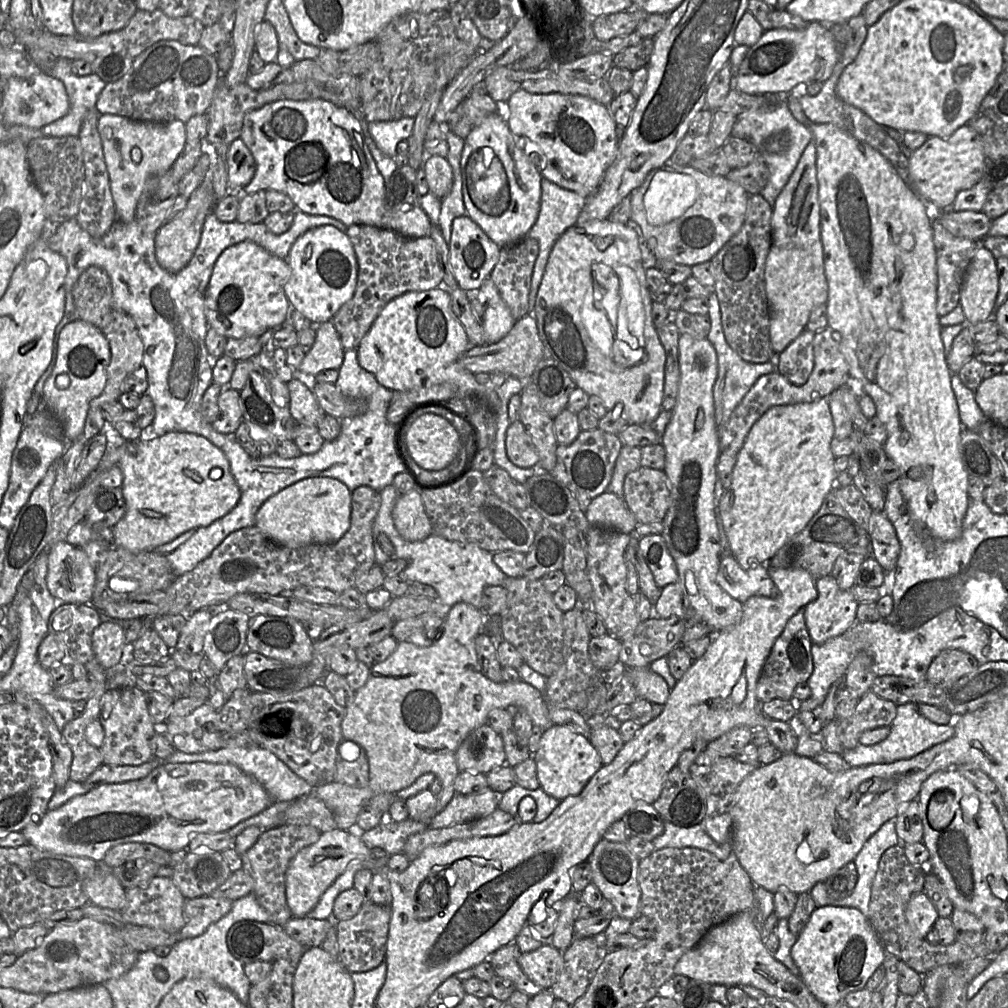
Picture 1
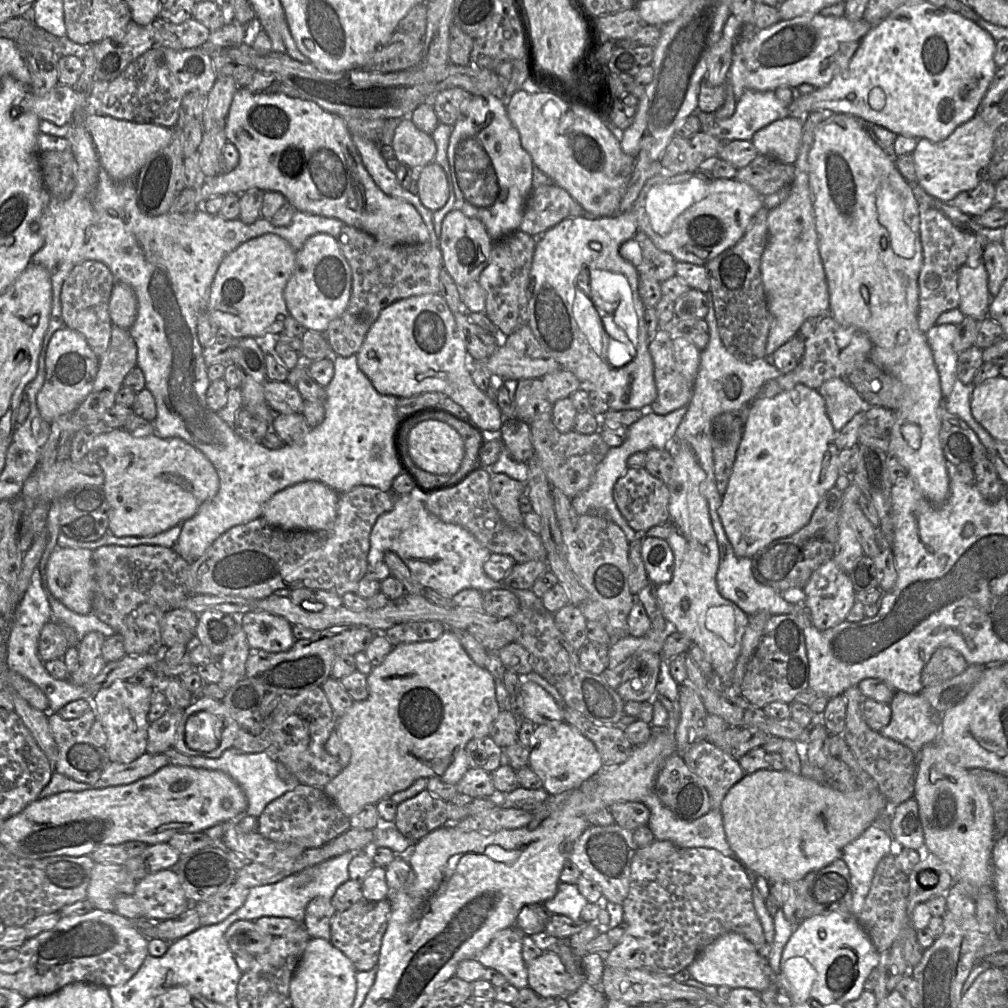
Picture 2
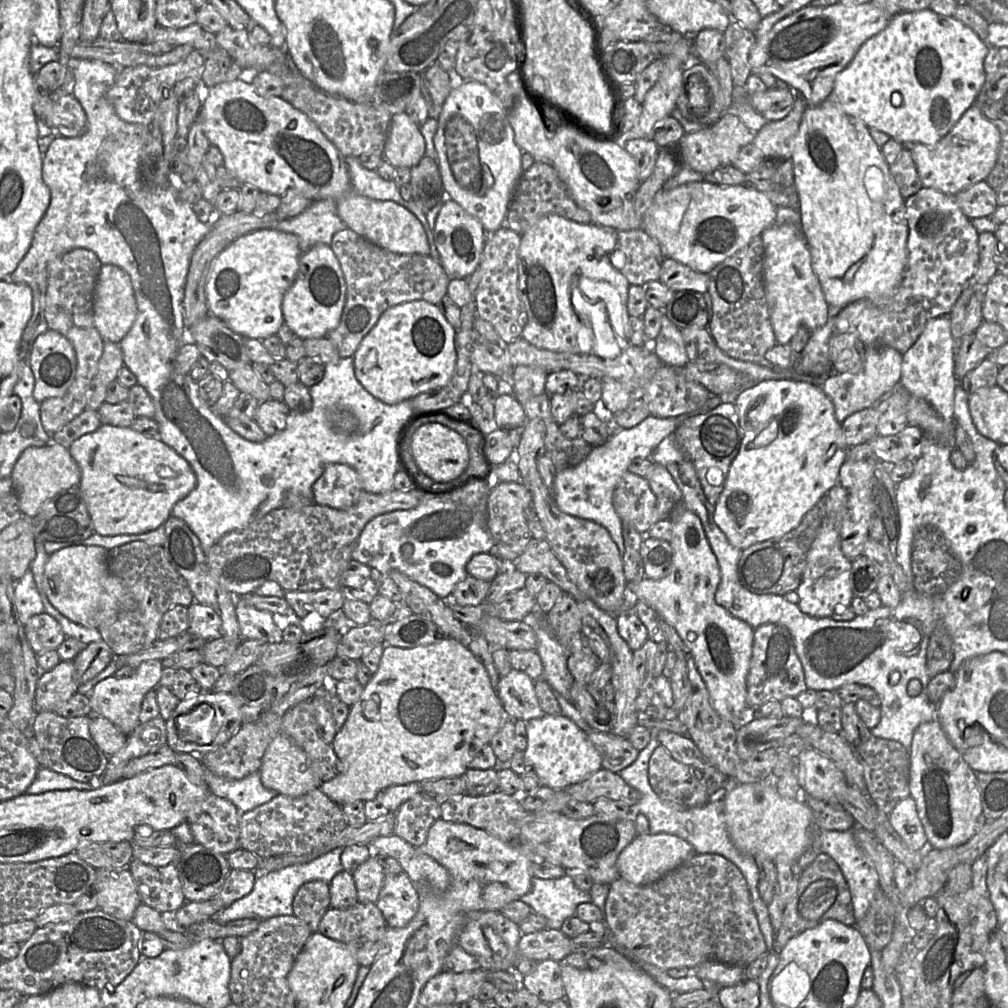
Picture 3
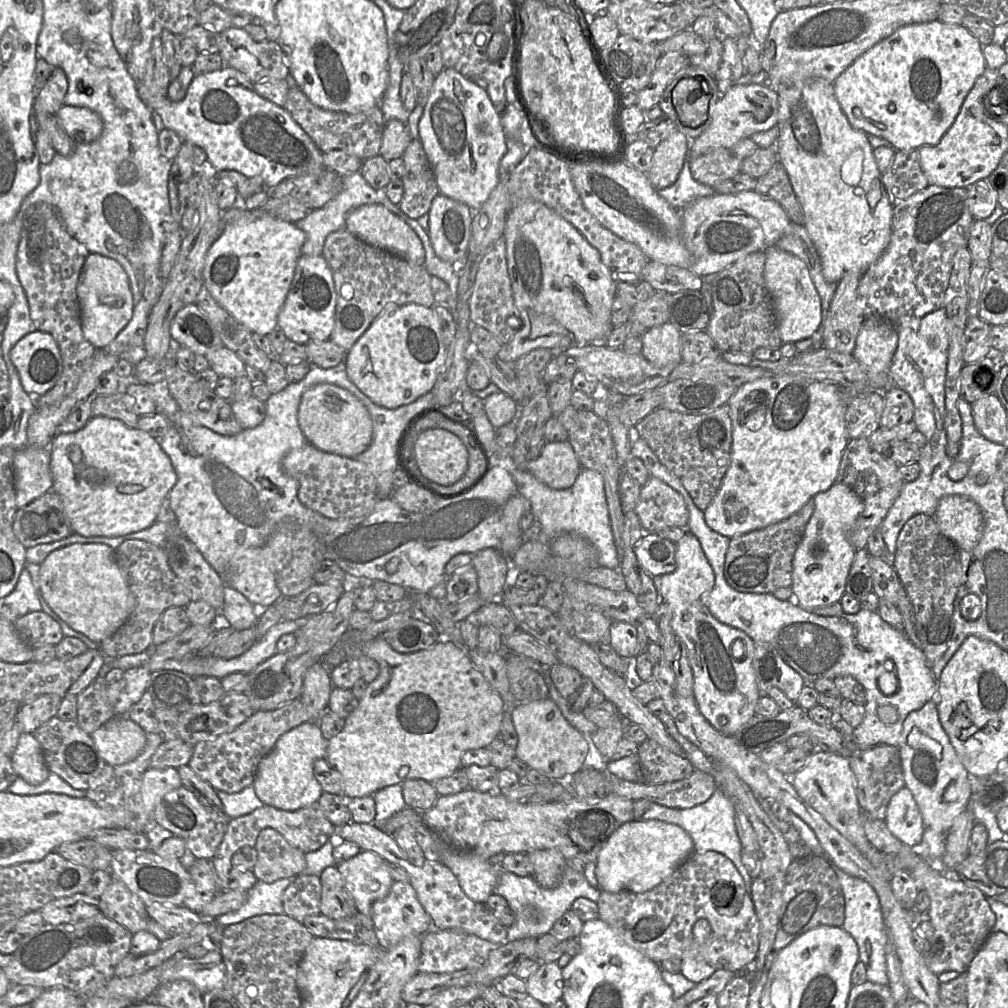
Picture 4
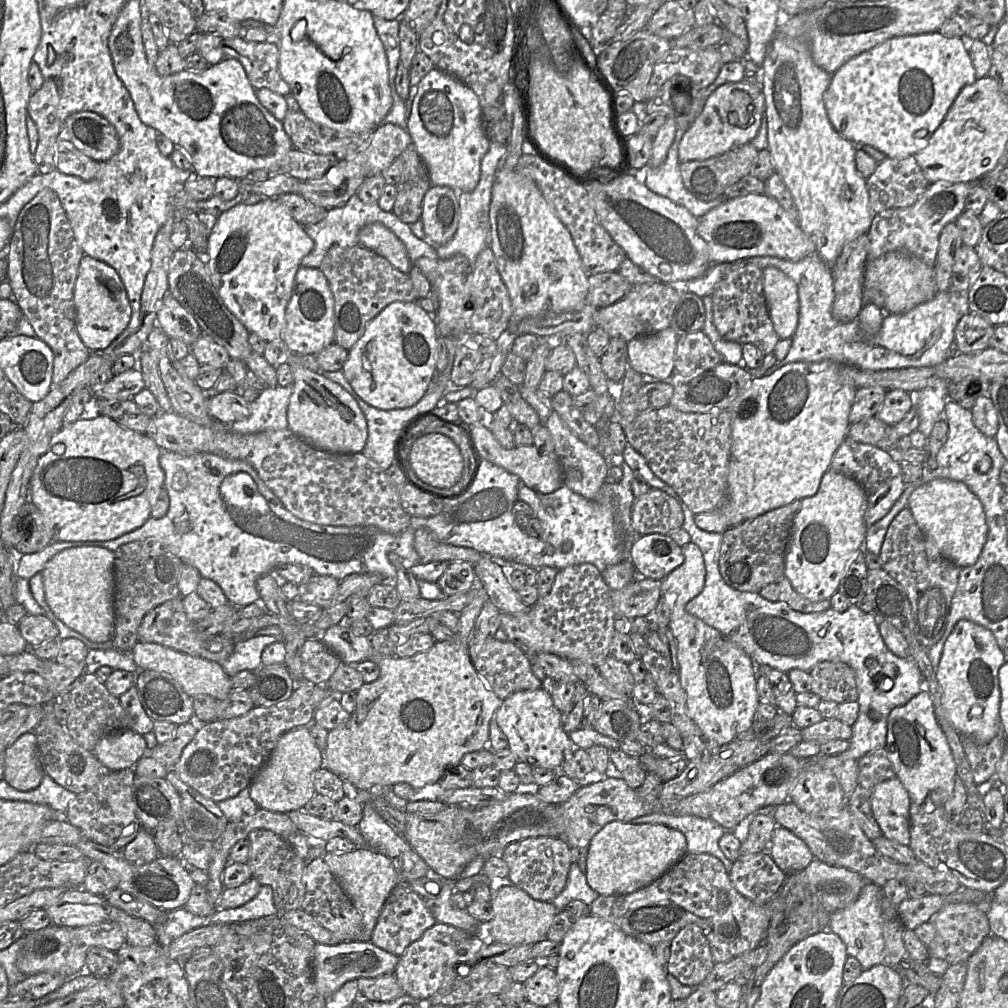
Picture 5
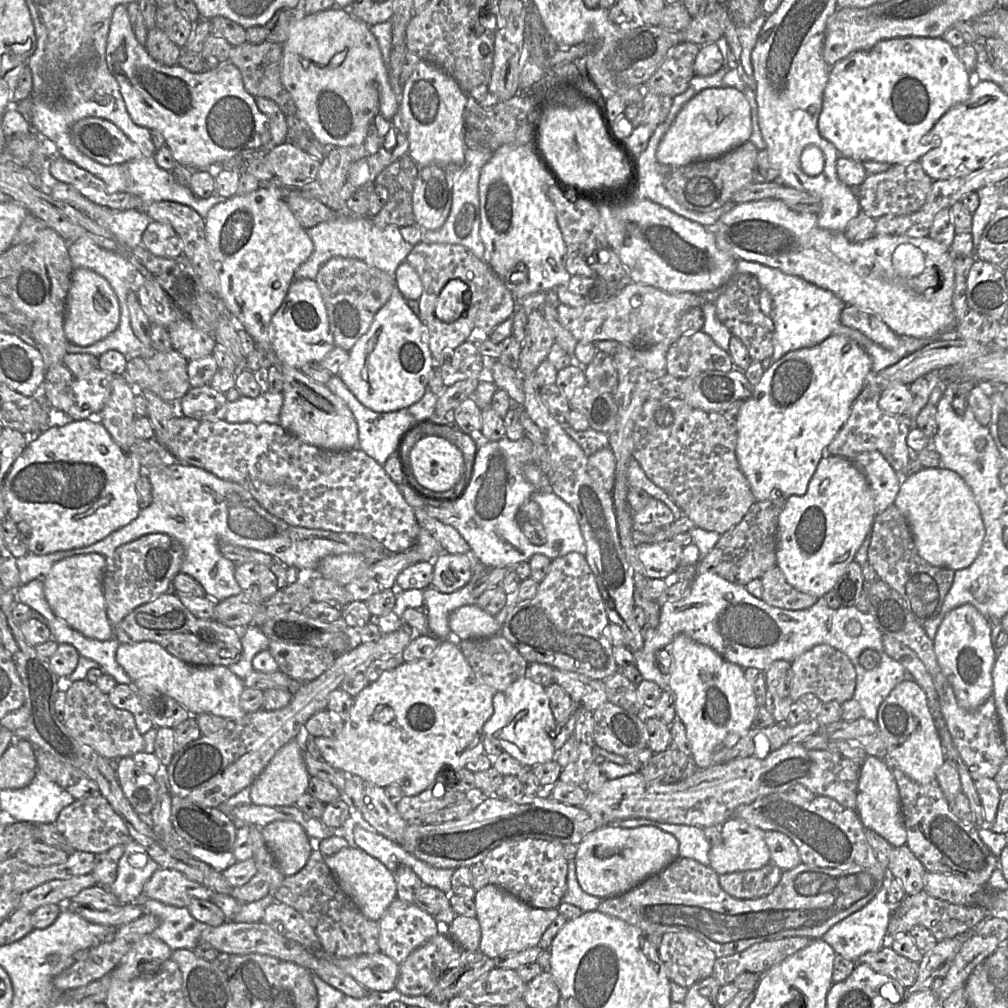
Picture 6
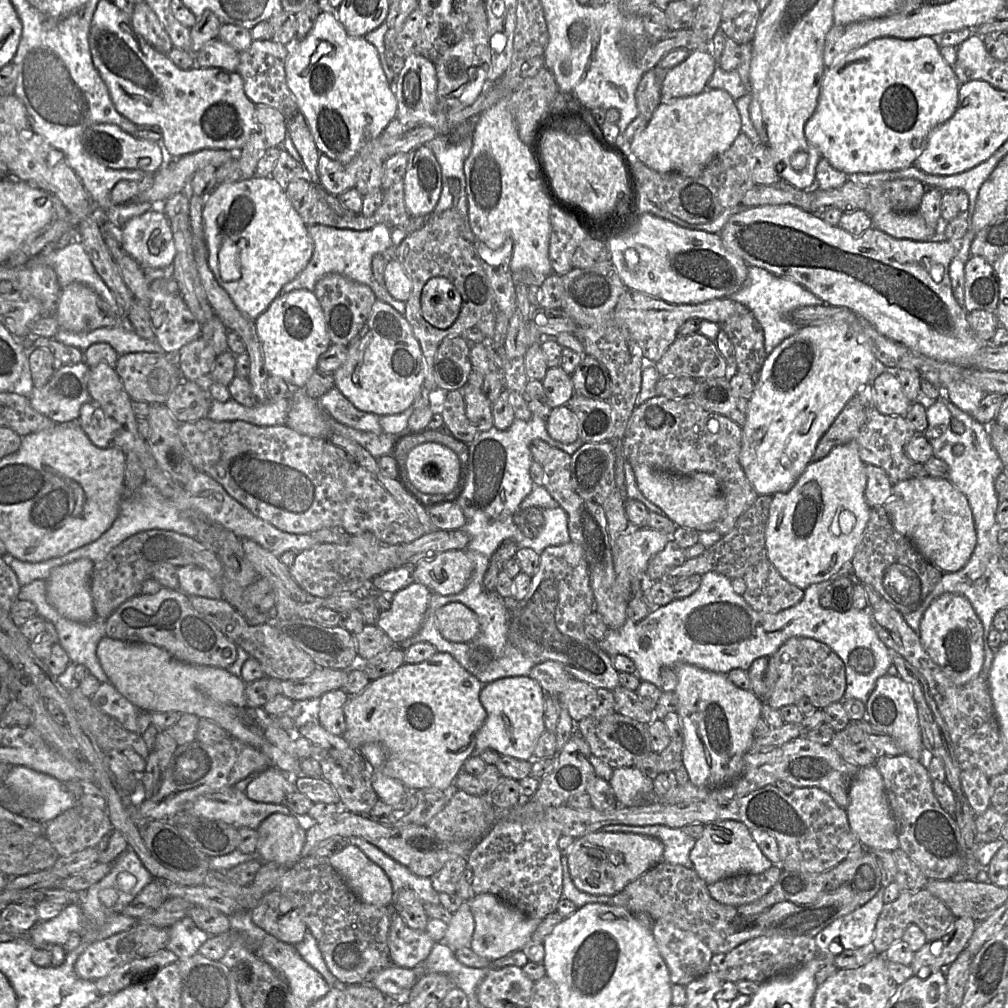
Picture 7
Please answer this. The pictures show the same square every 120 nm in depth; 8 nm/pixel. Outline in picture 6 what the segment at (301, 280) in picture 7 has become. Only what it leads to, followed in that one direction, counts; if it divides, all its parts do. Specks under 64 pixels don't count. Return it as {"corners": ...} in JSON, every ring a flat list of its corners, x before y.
{"corners":[[345,210,337,216,313,228,306,229,314,244,312,255,296,270,294,280,315,279,320,268,333,257,353,258,364,261,394,278,397,267,405,261,413,249,406,242,396,225,377,226,373,216,360,216]]}

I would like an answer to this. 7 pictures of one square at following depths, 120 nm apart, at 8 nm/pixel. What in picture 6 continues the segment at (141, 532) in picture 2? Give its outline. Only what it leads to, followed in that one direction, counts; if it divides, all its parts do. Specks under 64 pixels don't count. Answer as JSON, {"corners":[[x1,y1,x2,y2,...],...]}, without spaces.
{"corners":[[75,420,30,437,26,449,12,464,1,488,5,492,9,517,17,524,26,522,30,527,29,552,46,555,97,543,137,518,141,507,136,482,142,474,146,472,139,460,122,450,100,422]]}

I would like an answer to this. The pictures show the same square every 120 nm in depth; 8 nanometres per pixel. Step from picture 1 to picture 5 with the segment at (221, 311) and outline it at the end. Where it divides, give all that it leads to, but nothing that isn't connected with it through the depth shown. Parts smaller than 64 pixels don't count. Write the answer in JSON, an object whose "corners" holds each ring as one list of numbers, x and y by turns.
{"corners":[[264,198,257,204,237,204,222,212,209,237,204,256,210,279,226,307,246,327,266,342,280,345,283,340,286,307,291,299,294,280,302,259,314,248,314,241,290,211,275,198]]}

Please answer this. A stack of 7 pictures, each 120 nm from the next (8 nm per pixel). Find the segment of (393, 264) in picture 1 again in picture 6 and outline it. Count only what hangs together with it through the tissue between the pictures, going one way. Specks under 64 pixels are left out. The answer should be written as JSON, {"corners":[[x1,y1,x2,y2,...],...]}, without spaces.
{"corners":[[333,257,319,270,316,283,329,318,335,346,351,350,367,332,377,311,389,300,395,286,394,278,362,260]]}

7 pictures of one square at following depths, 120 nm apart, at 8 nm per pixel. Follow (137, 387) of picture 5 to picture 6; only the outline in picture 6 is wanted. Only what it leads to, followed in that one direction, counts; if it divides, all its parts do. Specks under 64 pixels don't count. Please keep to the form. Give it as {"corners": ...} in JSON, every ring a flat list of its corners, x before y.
{"corners":[[97,369,82,378,76,378,72,385,71,406,65,413,73,420,85,420,91,414,100,412,111,393,114,377,113,373]]}

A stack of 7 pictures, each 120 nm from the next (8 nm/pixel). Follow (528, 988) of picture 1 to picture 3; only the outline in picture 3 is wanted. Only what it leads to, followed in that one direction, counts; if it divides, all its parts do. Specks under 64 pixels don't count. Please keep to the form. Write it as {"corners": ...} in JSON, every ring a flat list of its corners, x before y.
{"corners":[[477,911,470,914,457,937,457,944,473,955,479,961,481,968,489,971,515,971,518,961,517,946,522,935,518,925,500,911]]}

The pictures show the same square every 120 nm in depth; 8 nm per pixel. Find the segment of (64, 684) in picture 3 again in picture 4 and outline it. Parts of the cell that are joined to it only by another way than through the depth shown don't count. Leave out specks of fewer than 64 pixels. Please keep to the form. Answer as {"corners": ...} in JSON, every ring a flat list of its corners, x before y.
{"corners":[[44,694,19,706,16,722,20,733,33,733,39,726,57,716,61,696]]}

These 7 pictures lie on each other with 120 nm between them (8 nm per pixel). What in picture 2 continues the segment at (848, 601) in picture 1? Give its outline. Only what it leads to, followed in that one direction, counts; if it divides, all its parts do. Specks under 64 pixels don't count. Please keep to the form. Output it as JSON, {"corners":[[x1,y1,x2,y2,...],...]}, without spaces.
{"corners":[[834,559,828,560,813,572,803,591,805,593,803,605,812,624,818,630,827,630,844,622,856,602,856,592,850,575,842,571]]}

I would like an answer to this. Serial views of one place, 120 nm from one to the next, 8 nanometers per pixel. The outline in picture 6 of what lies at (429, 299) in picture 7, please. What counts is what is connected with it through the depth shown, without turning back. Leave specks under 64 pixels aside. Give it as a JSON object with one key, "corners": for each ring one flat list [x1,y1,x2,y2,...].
{"corners":[[450,280,439,294,435,316,445,323,456,321,466,309,463,294,467,288,467,285,460,280]]}

